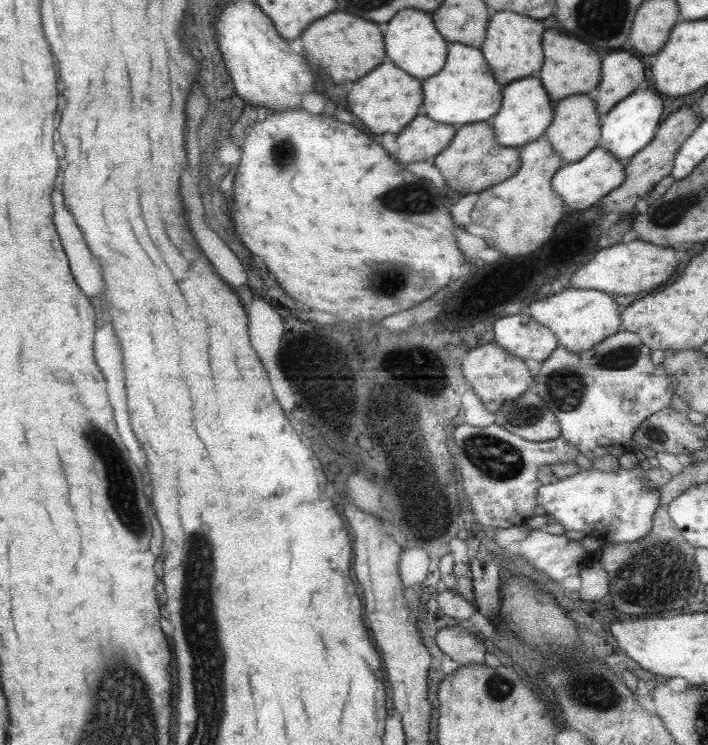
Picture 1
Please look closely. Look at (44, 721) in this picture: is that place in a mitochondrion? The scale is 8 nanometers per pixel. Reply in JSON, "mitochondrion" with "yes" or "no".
{"mitochondrion":"no"}

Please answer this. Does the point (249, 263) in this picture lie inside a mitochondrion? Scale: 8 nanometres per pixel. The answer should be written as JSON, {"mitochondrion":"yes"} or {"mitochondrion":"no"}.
{"mitochondrion":"no"}

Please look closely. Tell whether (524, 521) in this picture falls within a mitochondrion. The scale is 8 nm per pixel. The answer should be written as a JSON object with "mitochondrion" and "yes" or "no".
{"mitochondrion":"no"}

